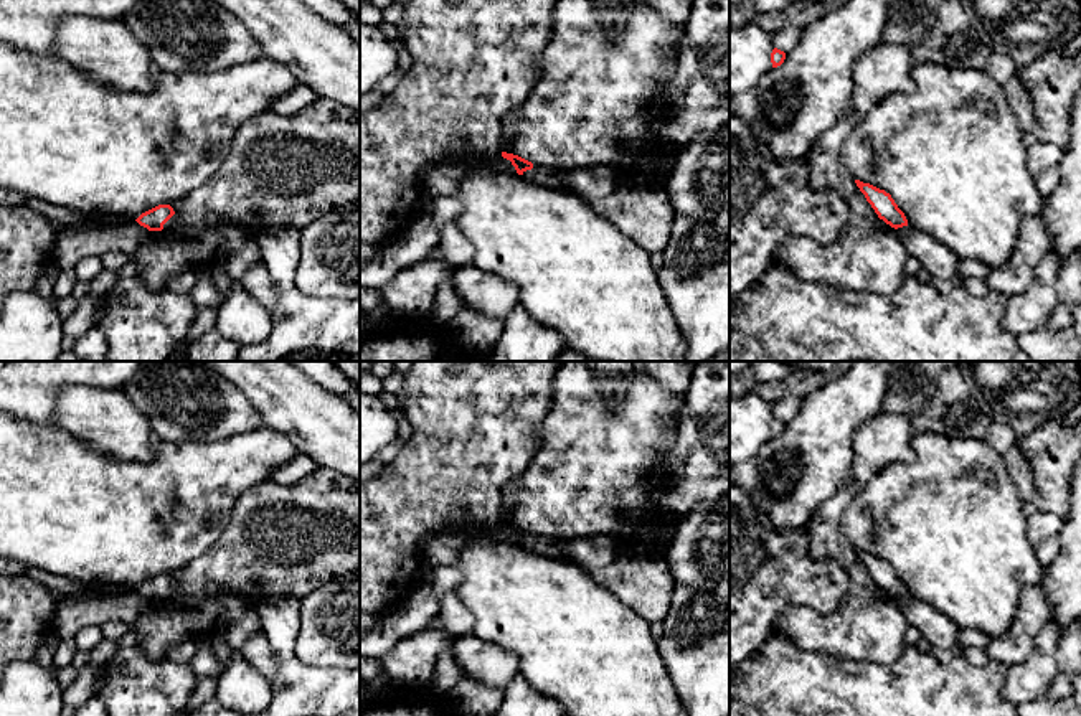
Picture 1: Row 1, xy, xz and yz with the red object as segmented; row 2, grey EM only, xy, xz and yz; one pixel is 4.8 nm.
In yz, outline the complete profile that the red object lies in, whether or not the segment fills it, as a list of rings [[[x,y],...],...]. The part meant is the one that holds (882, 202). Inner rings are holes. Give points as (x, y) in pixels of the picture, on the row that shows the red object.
[[[855,180],[855,183],[880,219],[895,229],[908,226],[904,213],[898,208],[890,193],[860,180]]]

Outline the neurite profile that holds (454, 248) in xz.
[[[449,223],[441,229],[437,249],[441,251],[442,261],[456,269],[469,266],[475,251],[454,223]]]

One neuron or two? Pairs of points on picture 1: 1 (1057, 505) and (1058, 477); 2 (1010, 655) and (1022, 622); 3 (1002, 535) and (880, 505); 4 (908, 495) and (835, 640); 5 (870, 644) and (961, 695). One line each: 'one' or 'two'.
1: one
2: one
3: one
4: two
5: two

